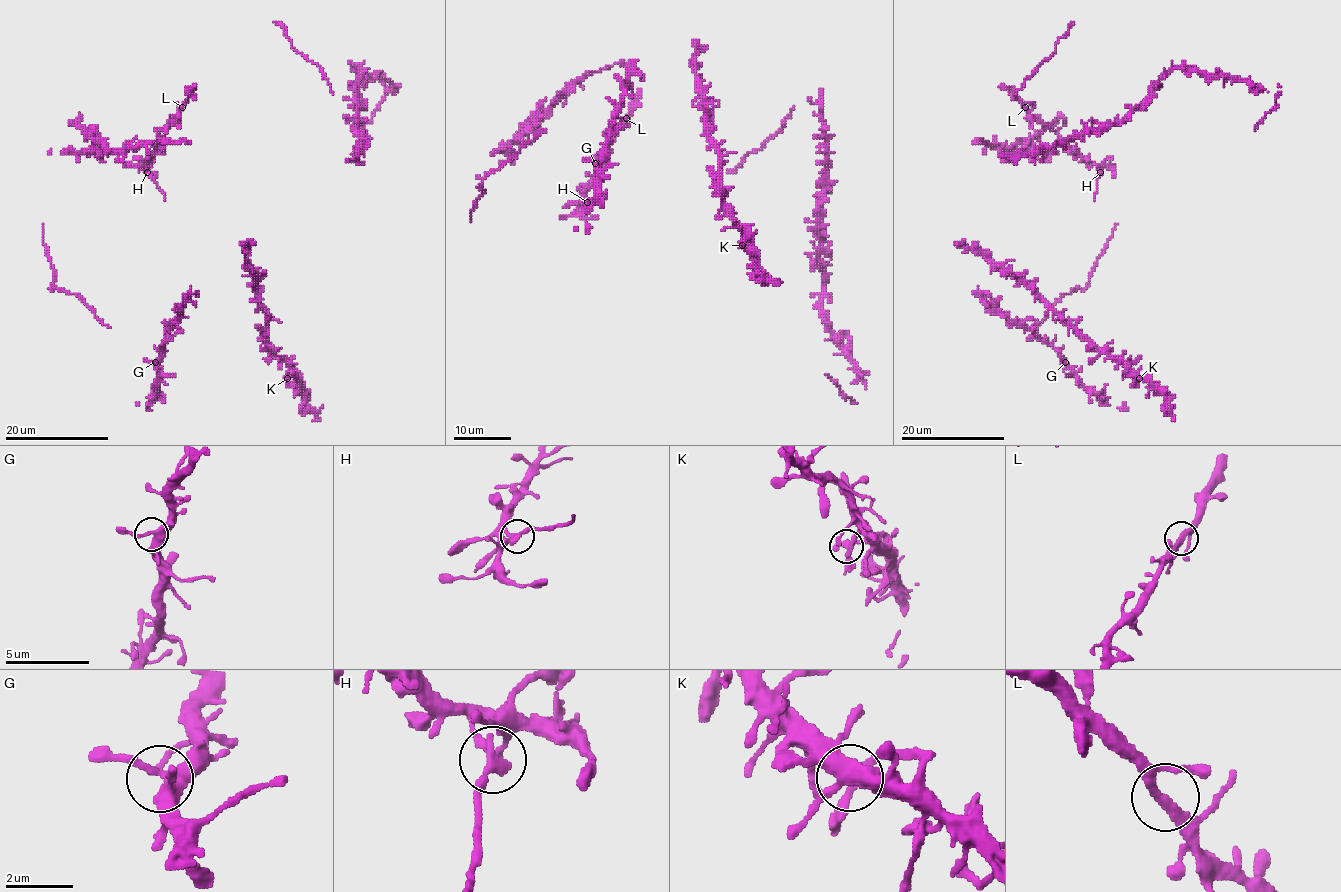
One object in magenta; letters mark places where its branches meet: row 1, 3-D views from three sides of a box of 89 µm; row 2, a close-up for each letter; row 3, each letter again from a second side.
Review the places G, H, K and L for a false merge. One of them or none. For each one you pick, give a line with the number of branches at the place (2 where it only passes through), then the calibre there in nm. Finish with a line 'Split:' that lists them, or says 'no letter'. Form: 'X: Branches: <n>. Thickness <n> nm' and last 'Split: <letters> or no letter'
H: Branches: 3. Thickness 240 nm
Split: H

